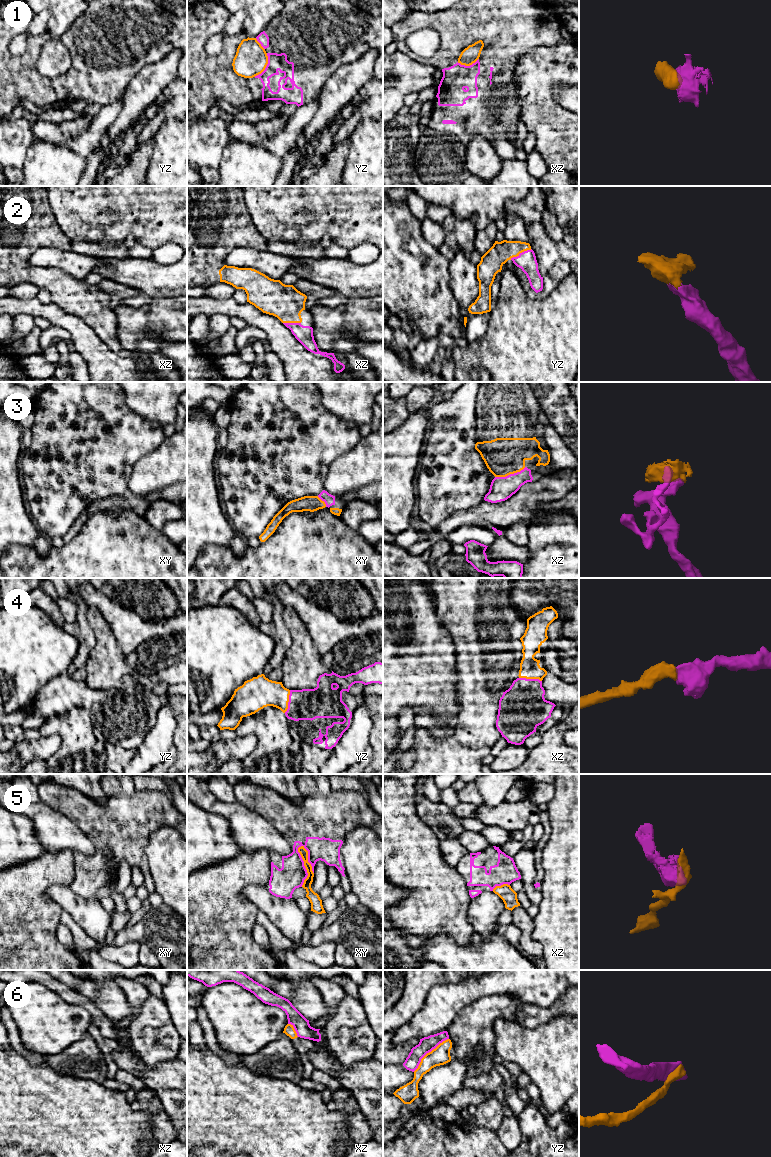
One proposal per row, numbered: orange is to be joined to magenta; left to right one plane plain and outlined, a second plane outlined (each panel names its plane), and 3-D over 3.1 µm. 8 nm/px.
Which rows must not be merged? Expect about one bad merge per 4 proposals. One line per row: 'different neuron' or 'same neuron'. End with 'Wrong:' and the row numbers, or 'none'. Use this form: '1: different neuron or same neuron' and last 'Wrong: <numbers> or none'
1: different neuron
2: same neuron
3: same neuron
4: same neuron
5: different neuron
6: different neuron
Wrong: 1, 5, 6

